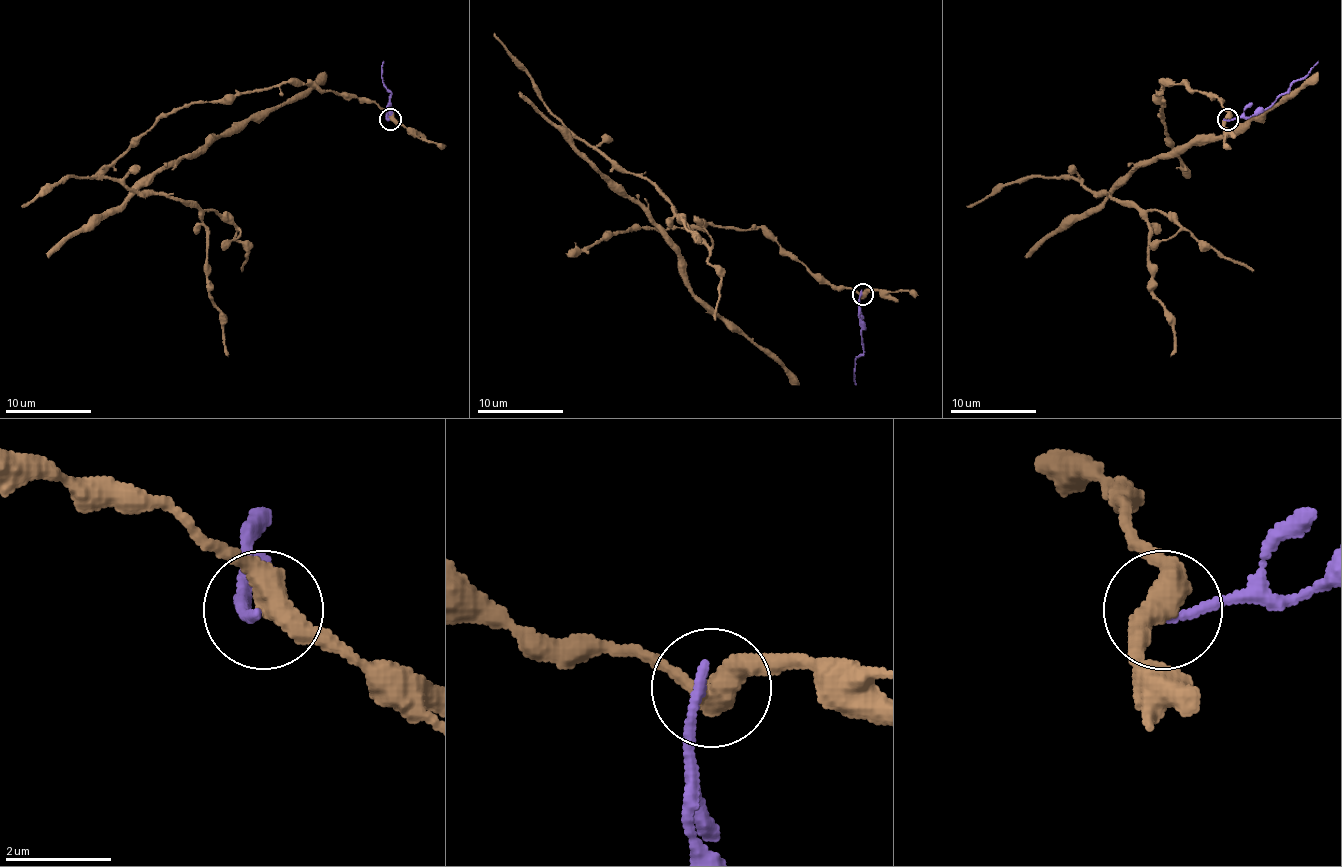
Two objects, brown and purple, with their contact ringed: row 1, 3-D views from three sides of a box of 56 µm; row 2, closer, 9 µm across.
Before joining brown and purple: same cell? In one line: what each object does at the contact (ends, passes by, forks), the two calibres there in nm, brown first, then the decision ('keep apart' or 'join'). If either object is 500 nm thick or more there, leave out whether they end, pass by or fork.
brown passes by; purple ends; calibres 480 and 200 nm; keep apart

